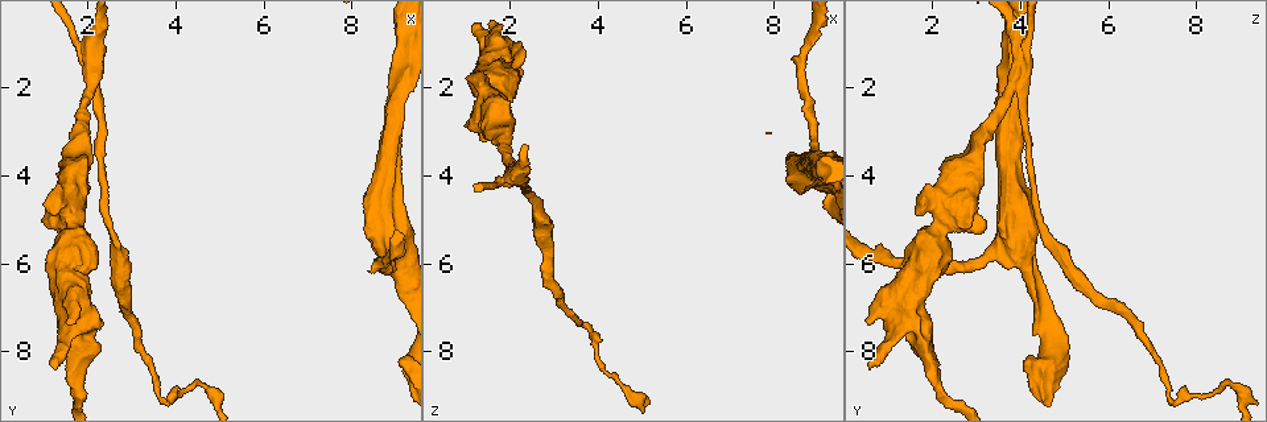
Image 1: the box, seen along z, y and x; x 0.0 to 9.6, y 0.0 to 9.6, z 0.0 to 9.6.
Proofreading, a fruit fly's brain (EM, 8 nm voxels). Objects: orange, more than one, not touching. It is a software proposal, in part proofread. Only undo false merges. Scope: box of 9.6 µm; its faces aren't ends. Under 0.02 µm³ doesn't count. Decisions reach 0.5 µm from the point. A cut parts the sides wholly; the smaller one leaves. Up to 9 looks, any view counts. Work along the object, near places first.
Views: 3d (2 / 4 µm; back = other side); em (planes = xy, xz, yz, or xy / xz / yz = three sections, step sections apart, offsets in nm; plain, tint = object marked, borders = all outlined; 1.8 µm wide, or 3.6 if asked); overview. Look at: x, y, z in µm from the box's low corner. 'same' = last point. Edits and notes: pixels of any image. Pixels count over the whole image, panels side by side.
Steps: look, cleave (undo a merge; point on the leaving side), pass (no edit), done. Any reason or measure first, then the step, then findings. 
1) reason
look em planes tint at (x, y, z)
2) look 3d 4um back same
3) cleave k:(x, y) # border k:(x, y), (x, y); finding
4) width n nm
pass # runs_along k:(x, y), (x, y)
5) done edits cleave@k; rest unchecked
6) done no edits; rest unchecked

calibre changes
look em 3.6um planes tint at (1.60, 6.35, 1.45)

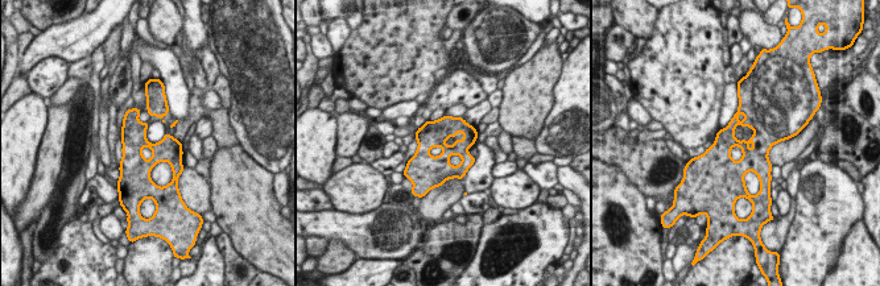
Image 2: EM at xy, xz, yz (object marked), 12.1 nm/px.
width 200 nm
pass # all the same neuron

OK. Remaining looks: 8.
look 3d 4um at (1.50, 4.60, 2.15)

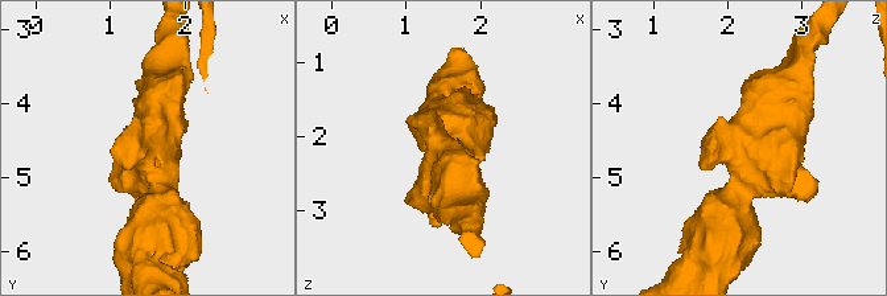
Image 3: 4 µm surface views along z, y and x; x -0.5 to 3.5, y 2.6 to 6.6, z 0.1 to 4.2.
need the tissue
look em 3.6um xz step 8 tint at (1.45, 4.55, 2.15)

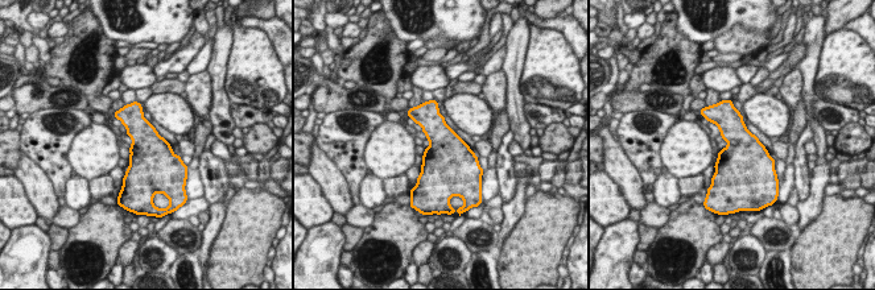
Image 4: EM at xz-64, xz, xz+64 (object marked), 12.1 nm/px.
look em 3.6um planes tint same

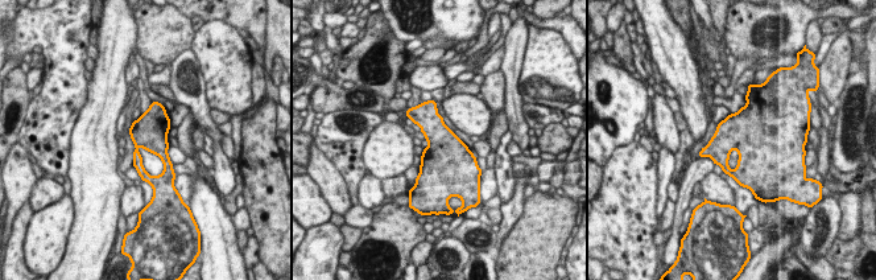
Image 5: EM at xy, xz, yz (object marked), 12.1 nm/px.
width 440 nm
pass # all the same neuron

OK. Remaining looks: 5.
a fork
look em xy step 4 tint at (2.15, 1.95, 3.85)

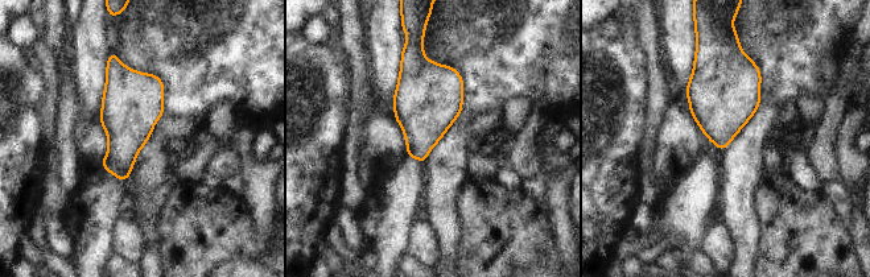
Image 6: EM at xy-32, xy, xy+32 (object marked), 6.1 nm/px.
pass # continuous, no second neuron

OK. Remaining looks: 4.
look 3d 4um at (4.55, 8.75, 8.75)

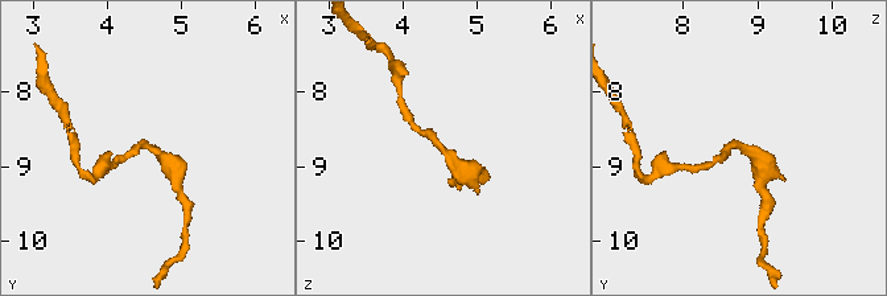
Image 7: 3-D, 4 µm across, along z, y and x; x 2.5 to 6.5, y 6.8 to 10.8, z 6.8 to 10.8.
now the EM
look em 3.6um planes tint at (4.45, 8.70, 8.75)

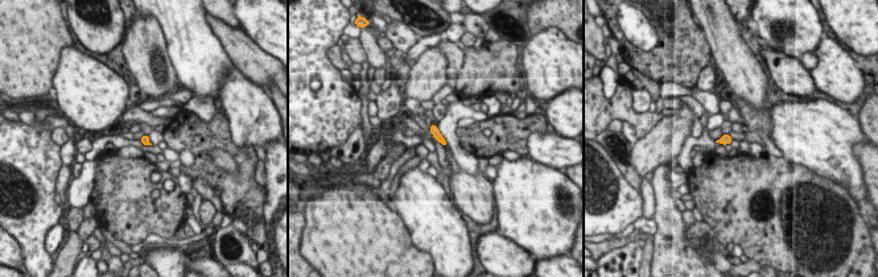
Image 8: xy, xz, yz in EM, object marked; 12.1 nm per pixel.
width 100 nm
pass # one neuron here

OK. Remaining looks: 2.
done no edits; rest unchecked

